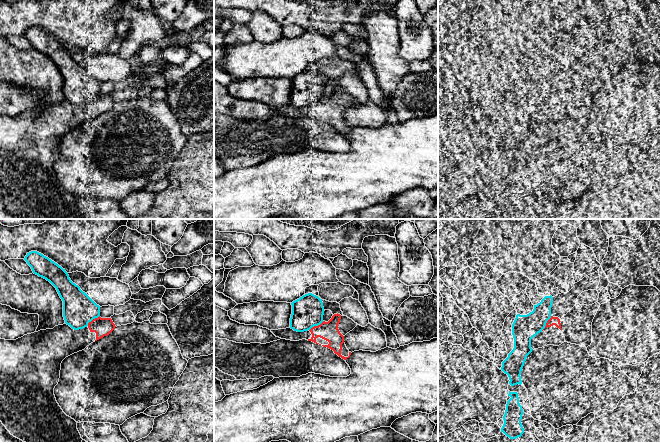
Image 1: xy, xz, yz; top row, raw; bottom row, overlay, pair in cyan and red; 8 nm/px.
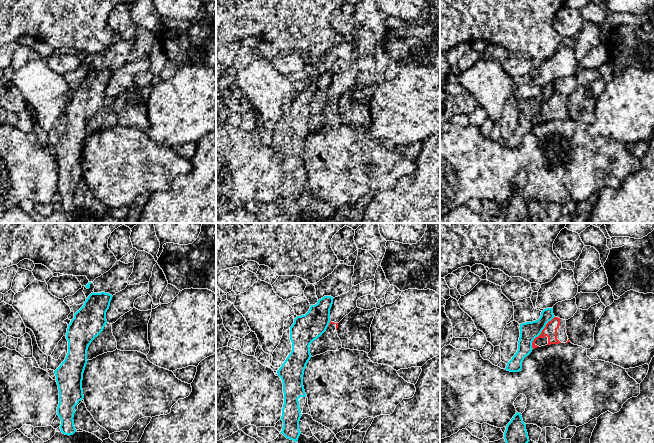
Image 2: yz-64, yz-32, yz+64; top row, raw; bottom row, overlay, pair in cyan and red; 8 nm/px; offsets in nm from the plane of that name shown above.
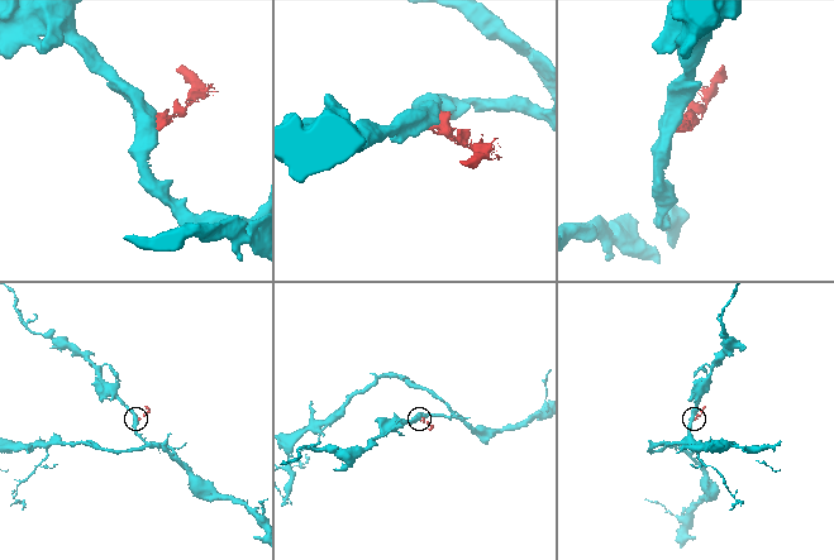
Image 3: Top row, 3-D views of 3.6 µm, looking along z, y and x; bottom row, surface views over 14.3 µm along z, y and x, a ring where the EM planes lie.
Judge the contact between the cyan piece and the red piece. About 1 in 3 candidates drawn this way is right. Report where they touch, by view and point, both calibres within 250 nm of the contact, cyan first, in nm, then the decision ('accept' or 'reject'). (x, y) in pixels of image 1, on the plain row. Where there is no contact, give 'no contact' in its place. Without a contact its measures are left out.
contact yz (546, 98); calibres 200 and 70 nm; reject

